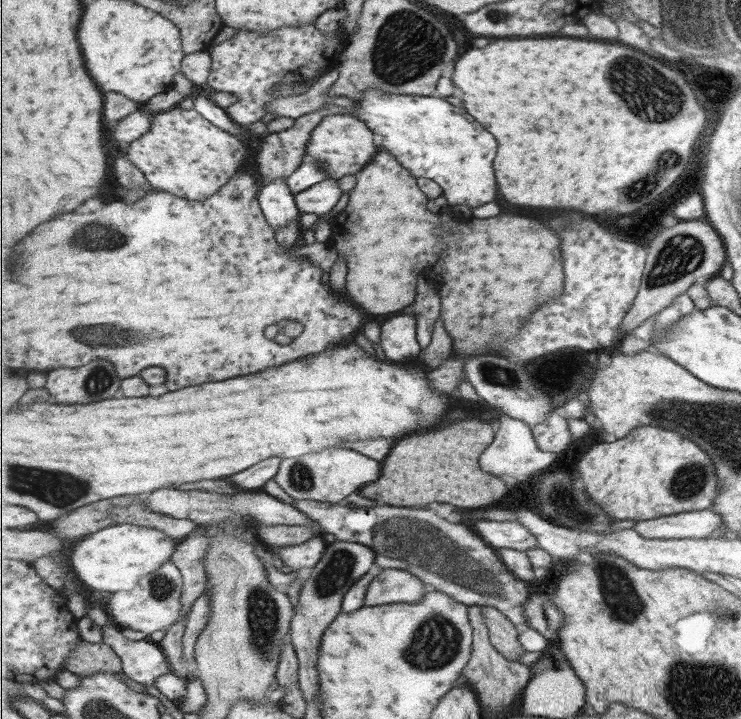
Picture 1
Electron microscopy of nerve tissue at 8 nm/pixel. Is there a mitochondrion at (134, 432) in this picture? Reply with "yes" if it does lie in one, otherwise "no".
no

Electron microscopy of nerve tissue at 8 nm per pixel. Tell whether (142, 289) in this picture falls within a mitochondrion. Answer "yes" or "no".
no

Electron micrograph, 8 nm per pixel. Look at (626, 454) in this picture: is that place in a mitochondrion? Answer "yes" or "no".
no

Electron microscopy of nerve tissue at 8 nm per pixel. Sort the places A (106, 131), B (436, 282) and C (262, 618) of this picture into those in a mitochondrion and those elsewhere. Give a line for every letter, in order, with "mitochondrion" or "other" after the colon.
A: other
B: other
C: mitochondrion

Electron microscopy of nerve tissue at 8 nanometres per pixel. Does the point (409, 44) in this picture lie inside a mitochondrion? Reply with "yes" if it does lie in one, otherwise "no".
yes

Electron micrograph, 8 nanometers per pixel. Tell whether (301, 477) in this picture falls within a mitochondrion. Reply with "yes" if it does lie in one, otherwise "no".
yes

